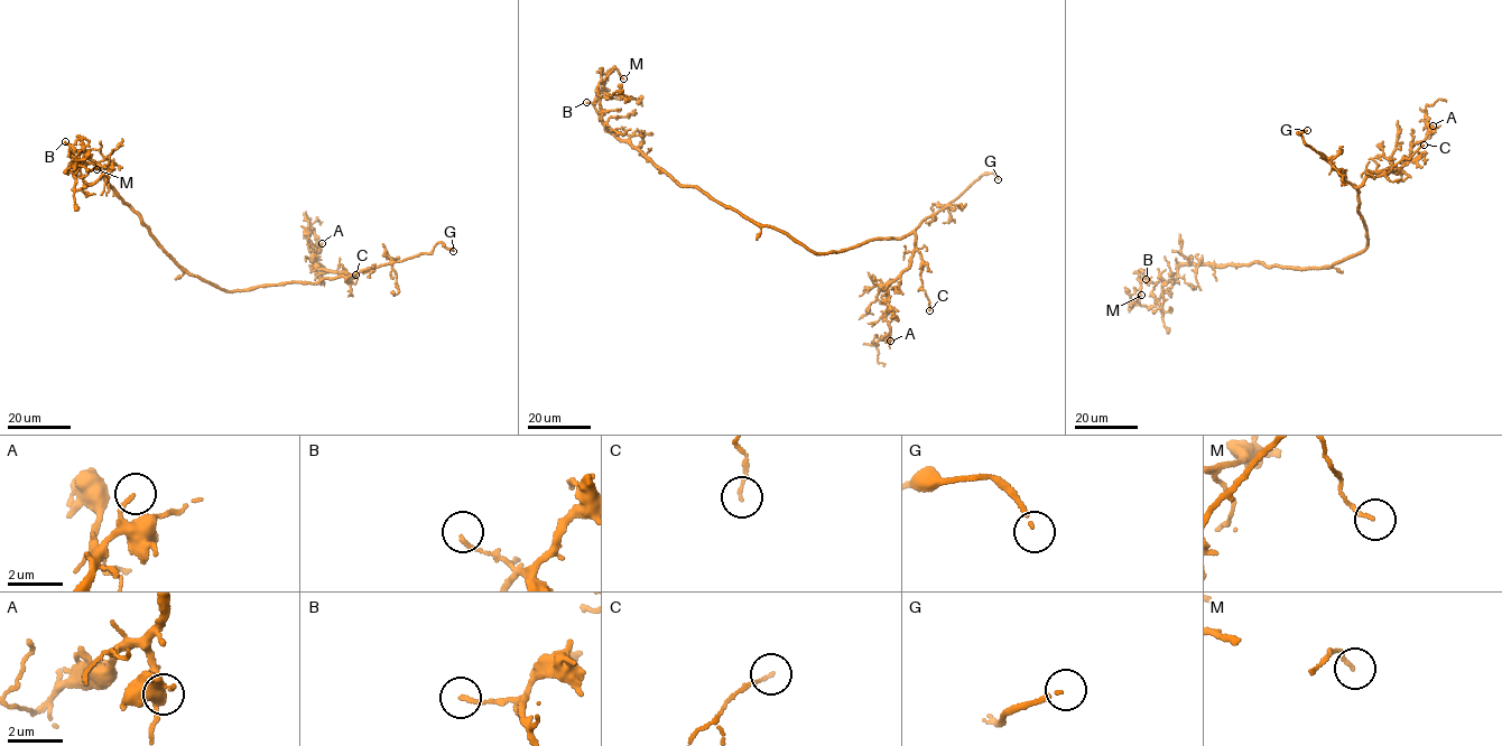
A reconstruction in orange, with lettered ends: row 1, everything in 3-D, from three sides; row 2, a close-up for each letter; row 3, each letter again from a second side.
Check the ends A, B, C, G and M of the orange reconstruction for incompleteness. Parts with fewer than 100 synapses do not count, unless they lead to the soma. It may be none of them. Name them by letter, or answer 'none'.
G

